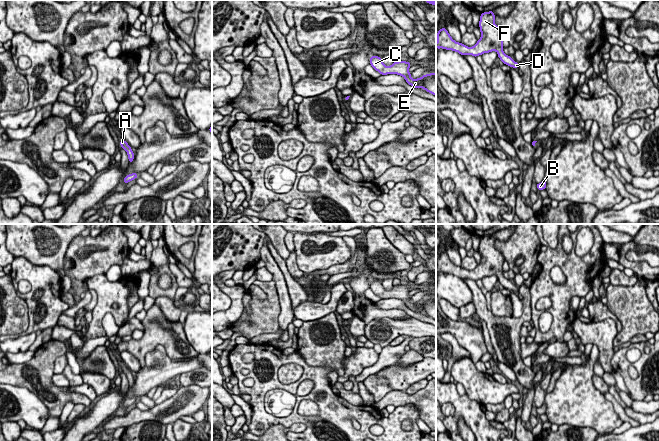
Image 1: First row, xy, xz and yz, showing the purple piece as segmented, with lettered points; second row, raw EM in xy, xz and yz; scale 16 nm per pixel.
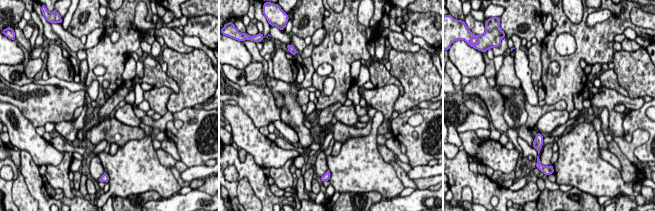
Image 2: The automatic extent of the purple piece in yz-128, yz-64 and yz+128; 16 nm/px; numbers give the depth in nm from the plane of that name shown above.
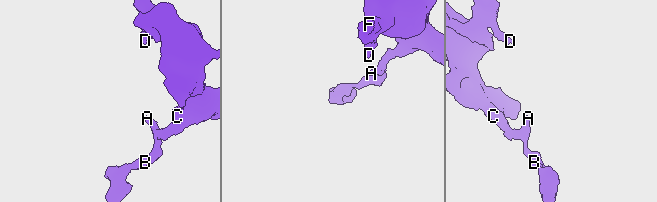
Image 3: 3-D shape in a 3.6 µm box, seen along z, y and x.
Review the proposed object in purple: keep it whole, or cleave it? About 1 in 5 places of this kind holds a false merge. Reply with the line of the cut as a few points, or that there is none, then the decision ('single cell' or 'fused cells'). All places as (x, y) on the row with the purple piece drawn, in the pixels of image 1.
cut none; single cell

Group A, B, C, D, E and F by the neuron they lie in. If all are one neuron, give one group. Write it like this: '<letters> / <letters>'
A B C D E F

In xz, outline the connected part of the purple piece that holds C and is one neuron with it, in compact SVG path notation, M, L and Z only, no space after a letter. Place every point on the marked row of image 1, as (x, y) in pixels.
M370 56L370 65L381 75L397 74L403 76L410 86L422 88L436 96L436 72L425 74L417 79L412 79L411 73L409 72L409 68L411 67L410 62L400 60L393 62L391 66L386 66L379 56Z

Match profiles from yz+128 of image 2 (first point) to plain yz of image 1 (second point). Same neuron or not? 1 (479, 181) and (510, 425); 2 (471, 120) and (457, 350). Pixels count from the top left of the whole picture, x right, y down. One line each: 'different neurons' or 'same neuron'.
1: different neurons
2: same neuron

